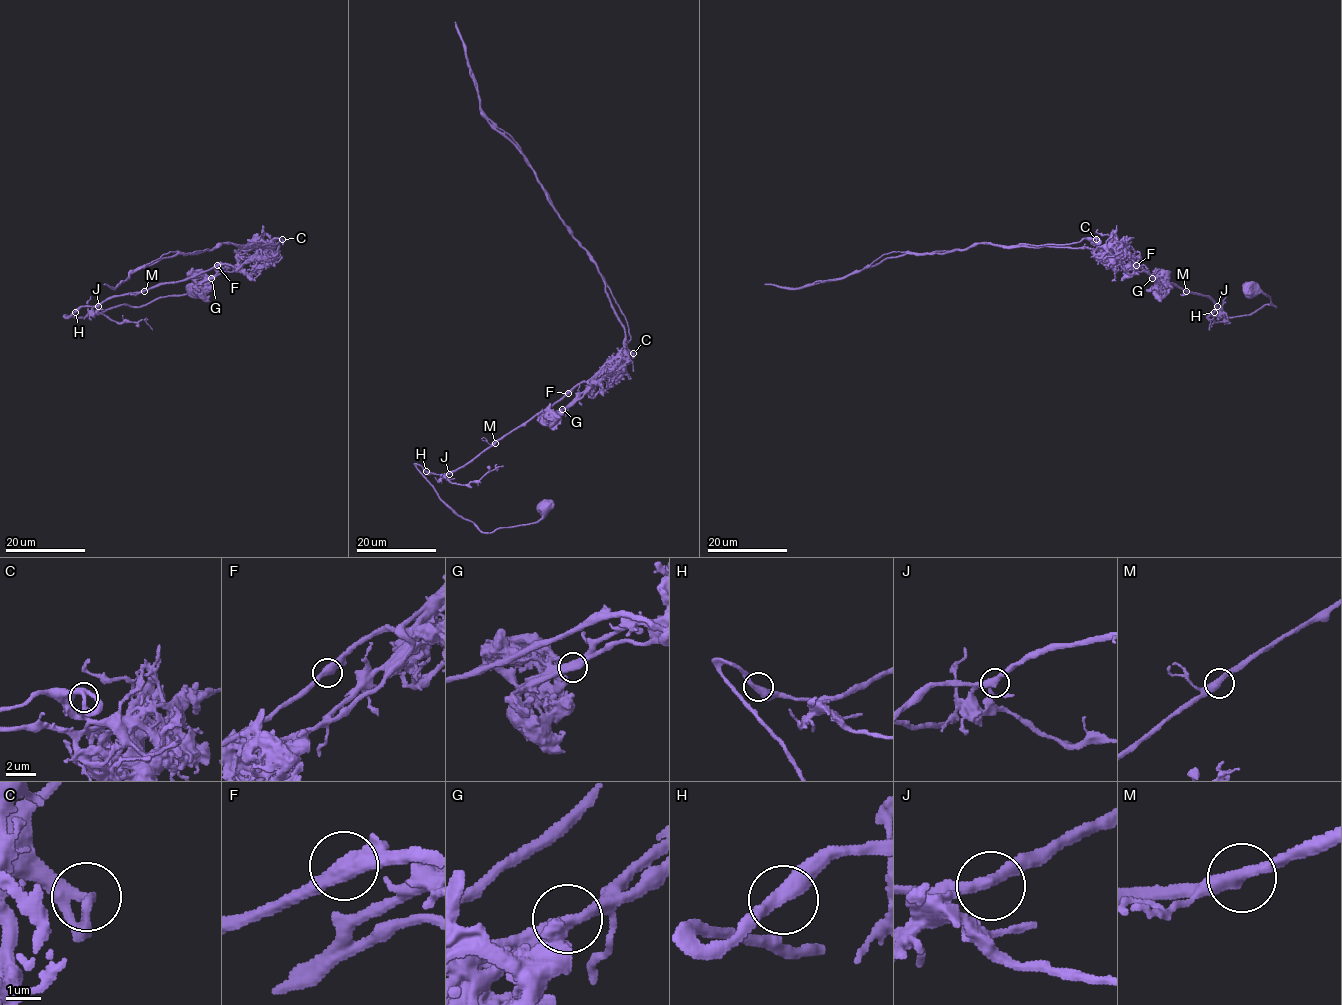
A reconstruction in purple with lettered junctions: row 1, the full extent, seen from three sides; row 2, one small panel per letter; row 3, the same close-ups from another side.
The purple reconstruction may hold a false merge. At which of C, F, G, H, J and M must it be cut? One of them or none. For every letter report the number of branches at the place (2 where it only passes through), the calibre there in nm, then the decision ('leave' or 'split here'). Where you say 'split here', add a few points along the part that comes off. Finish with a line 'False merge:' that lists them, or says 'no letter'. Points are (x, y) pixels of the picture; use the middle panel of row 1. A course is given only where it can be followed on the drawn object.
C: 2 | 320 nm | leave
F: 2 | 480 nm | leave
G: 2 | 440 nm | split here | (563, 409), (619, 357), (625, 327), (596, 262), (528, 159), (480, 109), (455, 25)
H: 2 | 400 nm | leave
J: 2 | 380 nm | leave
M: 2 | 400 nm | leave
False merge: G

